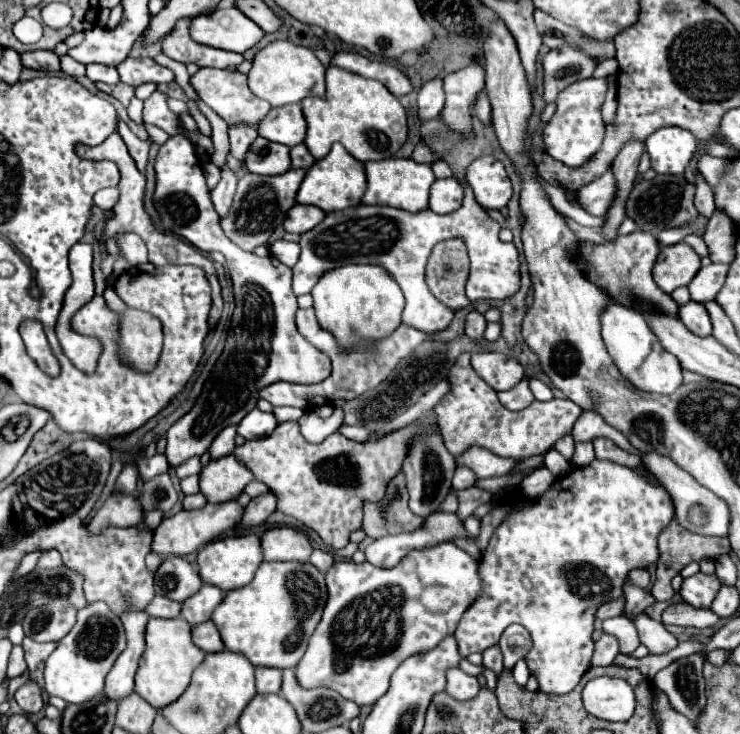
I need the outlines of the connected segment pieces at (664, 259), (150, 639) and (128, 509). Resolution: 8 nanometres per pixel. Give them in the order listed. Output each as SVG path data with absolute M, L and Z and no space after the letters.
M679 242L661 248L661 254L653 268L653 278L663 292L671 294L675 288L687 286L699 268L701 258L695 254L695 250L689 244Z
M151 618L147 624L147 648L135 674L135 692L157 710L165 708L165 704L173 704L173 700L185 692L193 670L205 660L205 656L207 654L193 644L191 626L185 618Z
M111 494L107 502L95 512L95 516L89 520L87 530L91 534L99 534L101 530L109 526L139 526L143 522L143 512L135 496L125 496L125 494Z

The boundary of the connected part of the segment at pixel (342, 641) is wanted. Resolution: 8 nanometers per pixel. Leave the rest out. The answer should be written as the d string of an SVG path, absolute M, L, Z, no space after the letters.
M441 542L437 546L431 546L431 548L423 548L423 550L413 550L409 552L395 568L375 568L373 564L369 562L363 562L363 564L355 564L353 560L341 560L341 562L335 562L333 568L325 574L325 580L327 580L328 599L327 606L325 606L325 612L323 612L323 618L315 630L315 634L311 636L309 640L309 646L307 646L307 652L303 654L301 662L297 664L295 668L295 676L299 680L301 686L327 686L335 692L339 692L343 698L347 700L353 700L359 708L363 706L369 706L369 704L375 704L387 690L389 690L389 680L391 680L391 674L397 670L397 666L401 662L405 662L407 658L415 656L415 654L425 654L429 652L433 646L437 646L445 636L453 634L463 612L469 608L469 604L473 602L473 598L477 598L477 594L481 592L481 580L477 576L477 560L473 556L469 556L465 550L457 548L455 544L451 542Z

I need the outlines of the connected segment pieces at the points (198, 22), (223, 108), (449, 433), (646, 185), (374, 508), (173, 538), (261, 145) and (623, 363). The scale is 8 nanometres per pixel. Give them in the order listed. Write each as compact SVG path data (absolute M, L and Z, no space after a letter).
M237 8L197 16L191 24L191 38L195 42L239 54L253 48L263 36L265 32Z
M201 68L195 76L191 76L191 84L197 92L197 96L213 110L217 112L229 126L235 124L251 124L257 126L259 120L267 116L271 110L271 104L265 100L259 100L247 86L247 76L237 70L215 70L215 68Z
M459 354L455 364L449 368L449 374L447 374L447 382L449 382L449 392L441 398L441 402L435 406L435 414L437 414L437 420L439 420L439 428L441 428L441 434L443 434L443 440L445 440L445 446L451 454L461 454L465 452L469 446L481 446L481 448L487 448L491 450L493 454L501 456L501 458L525 458L532 455L538 455L541 453L541 446L548 445L550 450L553 444L561 438L563 435L570 433L573 429L575 420L579 418L579 414L583 412L577 404L573 404L571 400L565 400L565 398L553 398L549 402L539 402L535 400L531 406L527 406L525 410L519 410L519 412L511 412L507 410L499 398L497 398L497 392L493 388L489 388L489 384L485 384L477 372L473 372L473 366L471 366L471 354Z
M659 174L653 180L641 180L641 184L635 184L635 188L629 194L629 200L625 202L625 216L631 218L639 230L643 232L657 232L661 228L681 228L685 224L691 224L699 214L693 206L693 194L695 186L687 184L683 176L663 176Z
M399 472L387 486L387 494L381 502L363 504L363 524L361 530L371 538L381 538L383 534L411 532L423 524L415 520L417 516L407 506L409 494L403 472Z
M231 500L231 502L223 502L223 504L205 504L199 510L181 510L173 516L167 516L157 530L153 532L153 542L151 542L151 552L159 554L163 560L169 556L187 556L197 552L199 548L203 548L207 542L211 542L213 538L221 536L223 532L229 532L231 528L239 526L241 522L241 514L243 508Z
M257 138L247 152L247 168L253 174L277 176L291 168L289 148L285 144L277 144L265 138Z
M615 302L607 304L605 310L601 312L601 336L609 356L613 358L621 374L635 388L645 392L655 392L655 394L673 394L681 386L683 376L681 376L679 362L675 360L673 354L665 352L657 336L651 332L649 324L637 310Z

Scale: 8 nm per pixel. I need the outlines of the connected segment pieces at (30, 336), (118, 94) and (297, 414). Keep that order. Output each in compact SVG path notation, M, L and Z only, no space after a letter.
M25 320L25 322L21 322L19 332L21 332L21 338L27 346L29 356L37 362L37 366L43 372L49 372L49 376L57 376L59 374L59 362L49 348L43 326L37 320Z
M97 82L95 86L97 86L97 90L101 90L101 92L105 92L105 94L111 94L113 98L117 98L125 108L129 106L131 98L135 96L135 88L129 86L129 84L115 84L115 86L109 86L109 84Z
M278 406L273 410L273 414L275 414L275 418L277 418L278 423L289 421L296 422L304 415L304 413L305 411L303 409L287 406Z

